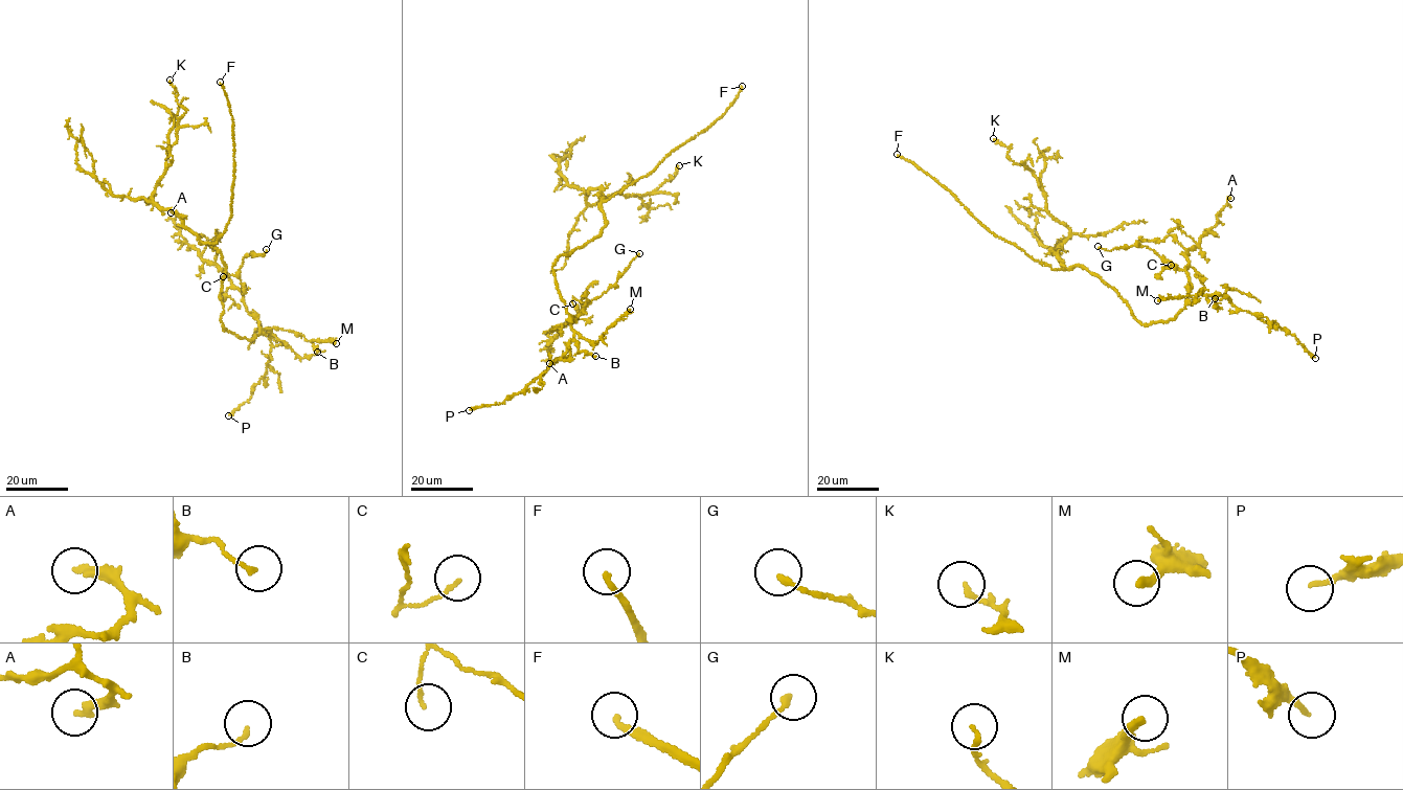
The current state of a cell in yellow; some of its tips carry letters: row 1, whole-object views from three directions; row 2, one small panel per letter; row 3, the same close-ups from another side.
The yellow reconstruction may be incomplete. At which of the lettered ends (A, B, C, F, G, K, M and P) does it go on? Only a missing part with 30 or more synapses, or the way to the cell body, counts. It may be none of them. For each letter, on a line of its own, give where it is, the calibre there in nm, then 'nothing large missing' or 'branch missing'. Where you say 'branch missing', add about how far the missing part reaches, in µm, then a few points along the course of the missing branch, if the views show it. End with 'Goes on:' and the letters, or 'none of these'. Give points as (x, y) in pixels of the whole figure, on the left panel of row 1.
A: place (171, 212); calibre 240 nm; nothing large missing
B: place (317, 352); calibre 130 nm; nothing large missing
C: place (223, 276); calibre 110 nm; nothing large missing
F: place (220, 82); calibre 180 nm; branch missing; missing 30 µm; course (220, 82), (207, 54), (215, 30)
G: place (266, 249); calibre 180 nm; nothing large missing
K: place (170, 80); calibre 140 nm; nothing large missing
M: place (336, 343); calibre 240 nm; nothing large missing
P: place (228, 415); calibre 170 nm; nothing large missing
Goes on: F

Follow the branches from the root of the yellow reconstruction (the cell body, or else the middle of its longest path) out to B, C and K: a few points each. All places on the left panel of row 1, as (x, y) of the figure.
B: (221, 287), (224, 330), (250, 340), (261, 329), (267, 329), (300, 357), (317, 352)
C: (221, 287), (224, 330), (250, 340), (258, 333), (258, 320), (245, 305), (240, 276), (223, 276)
K: (221, 287), (225, 268), (219, 251), (200, 242), (180, 216), (161, 210), (152, 196), (186, 110), (170, 80)

